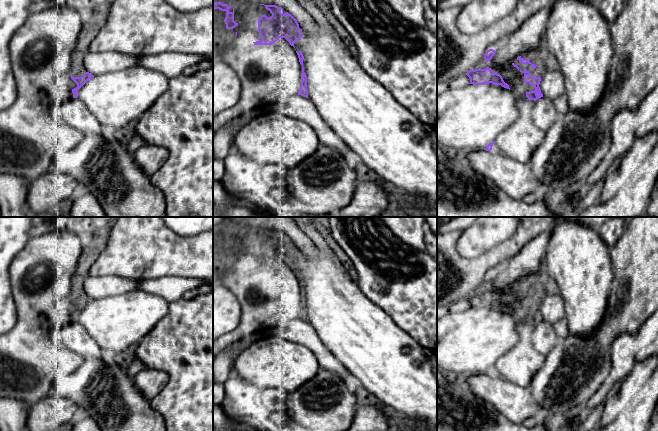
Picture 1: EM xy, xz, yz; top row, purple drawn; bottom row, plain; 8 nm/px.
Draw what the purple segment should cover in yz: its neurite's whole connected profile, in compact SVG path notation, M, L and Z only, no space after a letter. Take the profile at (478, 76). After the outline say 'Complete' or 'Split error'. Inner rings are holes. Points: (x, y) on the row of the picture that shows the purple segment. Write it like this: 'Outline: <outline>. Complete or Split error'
Outline: M487 67L486 69L475 69L469 70L466 74L470 83L473 85L483 85L492 83L494 85L501 85L504 88L510 90L509 85L504 82L500 74L495 73L491 68Z. Complete

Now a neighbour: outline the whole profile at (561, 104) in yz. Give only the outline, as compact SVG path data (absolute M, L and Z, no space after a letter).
M565 93L553 100L553 104L555 106L555 109L557 110L557 113L565 114L570 110L568 98Z

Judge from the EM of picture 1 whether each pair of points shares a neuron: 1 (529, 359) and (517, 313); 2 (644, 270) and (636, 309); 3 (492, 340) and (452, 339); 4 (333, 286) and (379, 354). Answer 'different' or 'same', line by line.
1: same
2: same
3: same
4: same

